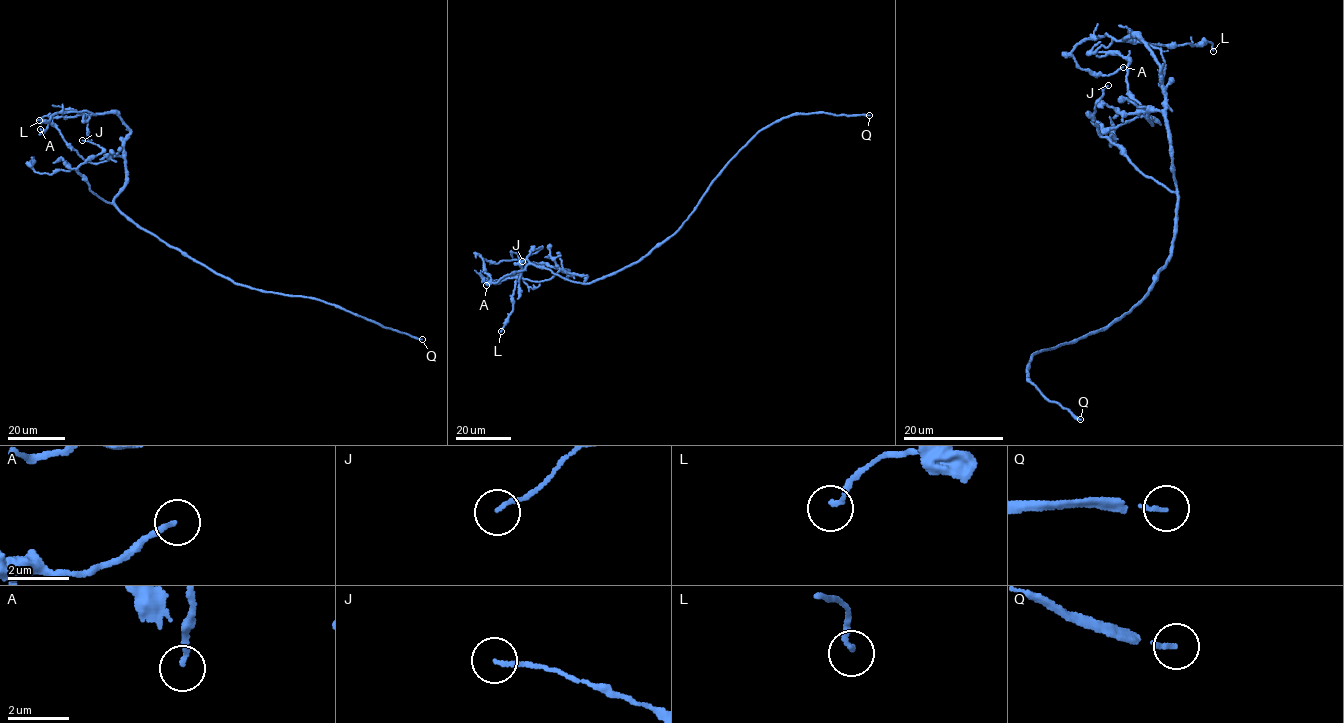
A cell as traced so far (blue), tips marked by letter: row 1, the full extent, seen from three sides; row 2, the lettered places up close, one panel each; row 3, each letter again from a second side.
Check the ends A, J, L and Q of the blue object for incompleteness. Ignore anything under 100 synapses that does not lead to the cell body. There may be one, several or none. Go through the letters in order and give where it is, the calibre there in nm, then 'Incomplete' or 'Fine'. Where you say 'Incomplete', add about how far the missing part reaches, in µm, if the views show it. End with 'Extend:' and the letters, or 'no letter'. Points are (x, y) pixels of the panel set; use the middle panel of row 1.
A: Place: (486, 285). Thickness 150 nm. Fine
J: Place: (522, 261). Thickness 120 nm. Fine
L: Place: (501, 331). Thickness 170 nm. Fine
Q: Place: (869, 115). Thickness 130 nm. Incomplete. Missing length about 200 µm
Extend: Q

